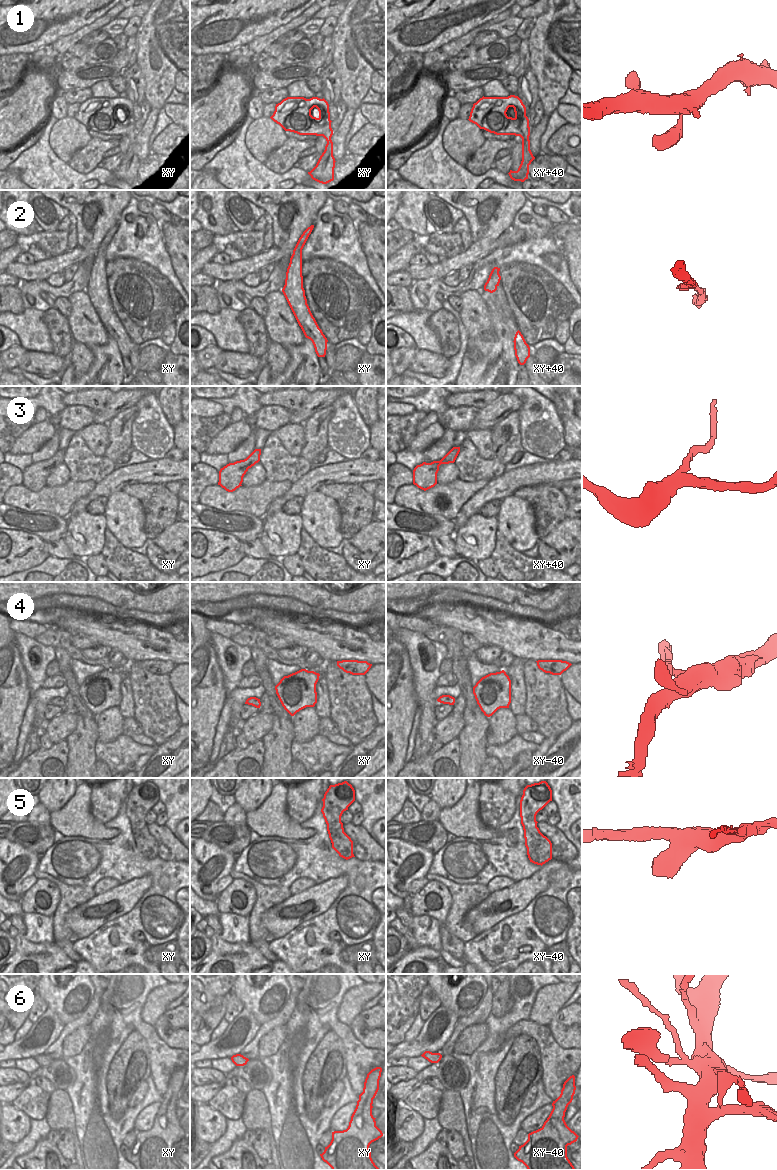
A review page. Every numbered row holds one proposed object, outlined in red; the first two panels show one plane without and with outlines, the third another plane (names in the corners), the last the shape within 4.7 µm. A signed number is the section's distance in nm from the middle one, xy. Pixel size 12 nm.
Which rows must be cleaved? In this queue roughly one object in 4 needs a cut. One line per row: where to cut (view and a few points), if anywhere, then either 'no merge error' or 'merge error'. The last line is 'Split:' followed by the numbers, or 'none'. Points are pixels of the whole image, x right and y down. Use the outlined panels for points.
1: no cut; no merge error
2: no cut; no merge error
3: no cut; no merge error
4: no cut; no merge error
5: no cut; no merge error
6: no cut; no merge error
Split: none

